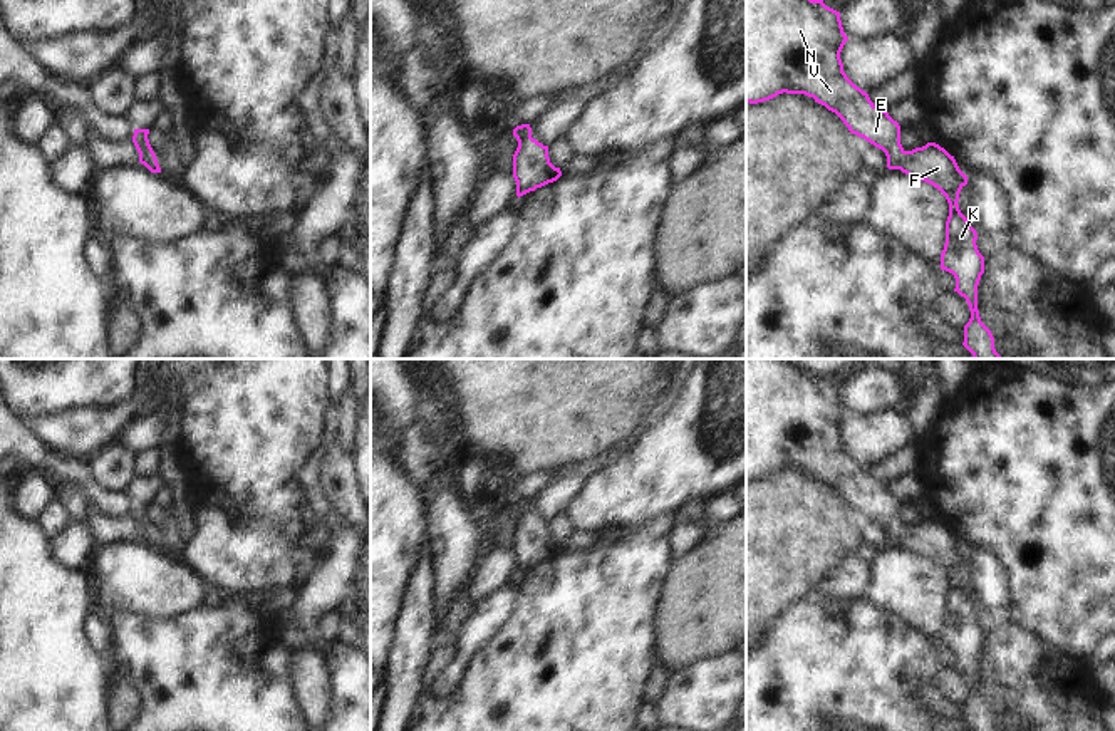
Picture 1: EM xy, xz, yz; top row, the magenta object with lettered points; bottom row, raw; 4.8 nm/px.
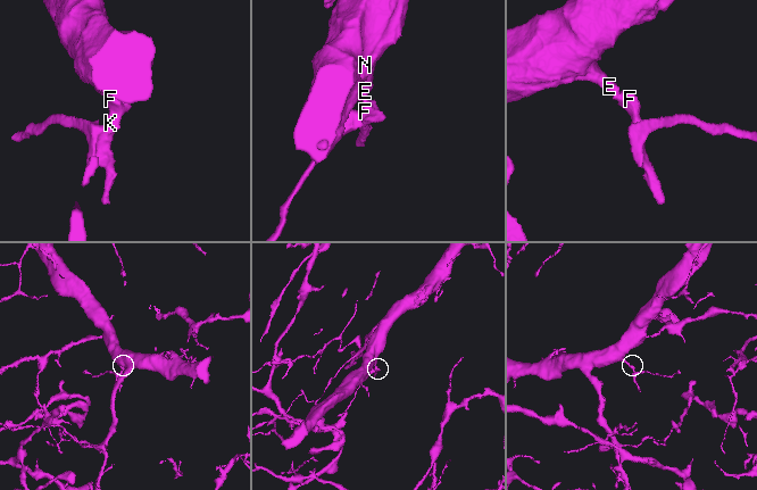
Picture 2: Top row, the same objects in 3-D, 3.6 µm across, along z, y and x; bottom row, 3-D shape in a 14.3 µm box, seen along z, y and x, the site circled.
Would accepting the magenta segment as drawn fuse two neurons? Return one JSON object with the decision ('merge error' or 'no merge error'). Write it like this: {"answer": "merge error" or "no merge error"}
{"answer": "no merge error"}

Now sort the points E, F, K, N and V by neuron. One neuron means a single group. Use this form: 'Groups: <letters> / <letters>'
Groups: E F K N V.

